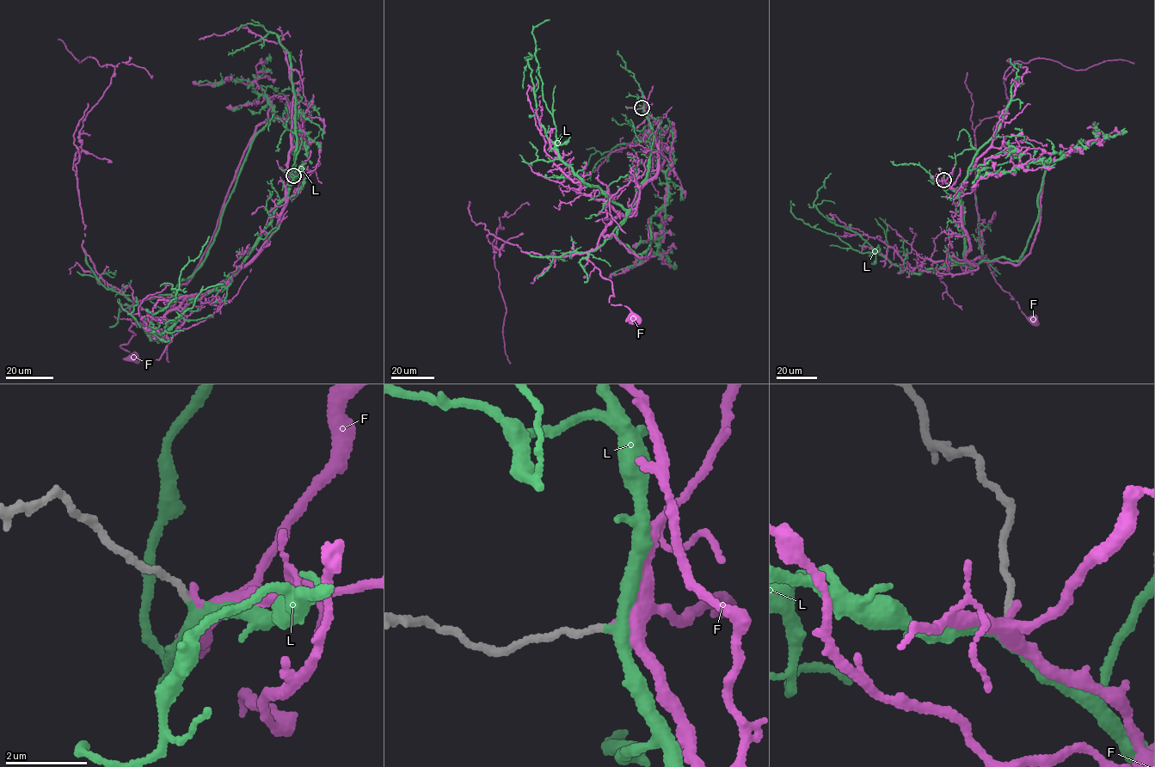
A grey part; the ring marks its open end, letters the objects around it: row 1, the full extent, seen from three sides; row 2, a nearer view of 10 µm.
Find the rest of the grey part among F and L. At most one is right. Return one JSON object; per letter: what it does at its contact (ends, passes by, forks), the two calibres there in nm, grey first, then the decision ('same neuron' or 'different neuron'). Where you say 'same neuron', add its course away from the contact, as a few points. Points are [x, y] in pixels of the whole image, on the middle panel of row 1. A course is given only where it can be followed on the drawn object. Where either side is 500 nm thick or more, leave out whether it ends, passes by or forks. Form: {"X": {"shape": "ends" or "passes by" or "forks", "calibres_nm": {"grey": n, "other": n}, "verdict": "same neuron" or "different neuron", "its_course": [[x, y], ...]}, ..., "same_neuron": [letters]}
{"F": {"shape": "passes by", "calibres_nm": {"grey": 150, "other": 280}, "verdict": "different neuron"}, "L": {"shape": "passes by", "calibres_nm": {"grey": 150, "other": 280}, "verdict": "same neuron", "its_course": [[642, 108], [654, 131], [649, 170], [617, 238], [637, 254], [668, 193], [658, 163], [669, 118]]}, "same_neuron": ["L"]}

